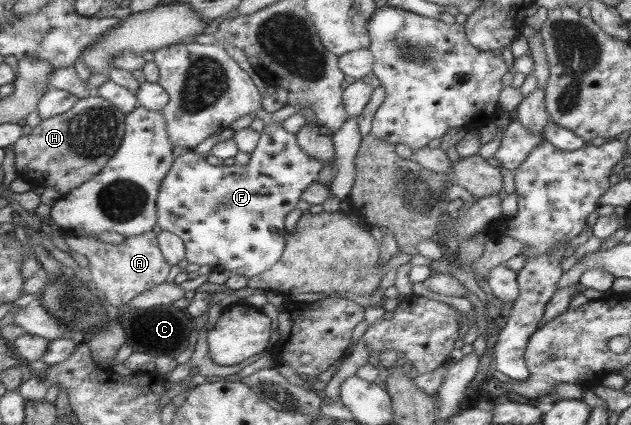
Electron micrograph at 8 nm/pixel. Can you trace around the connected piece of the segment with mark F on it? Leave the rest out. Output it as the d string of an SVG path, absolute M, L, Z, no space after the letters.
M279 122L265 125L247 164L216 165L205 161L205 154L189 149L173 159L170 169L159 183L156 198L156 224L159 230L170 232L184 244L184 259L188 263L209 266L211 270L228 270L248 279L273 266L284 249L285 228L283 220L295 208L301 192L314 182L322 162L305 154L292 132L287 132Z

